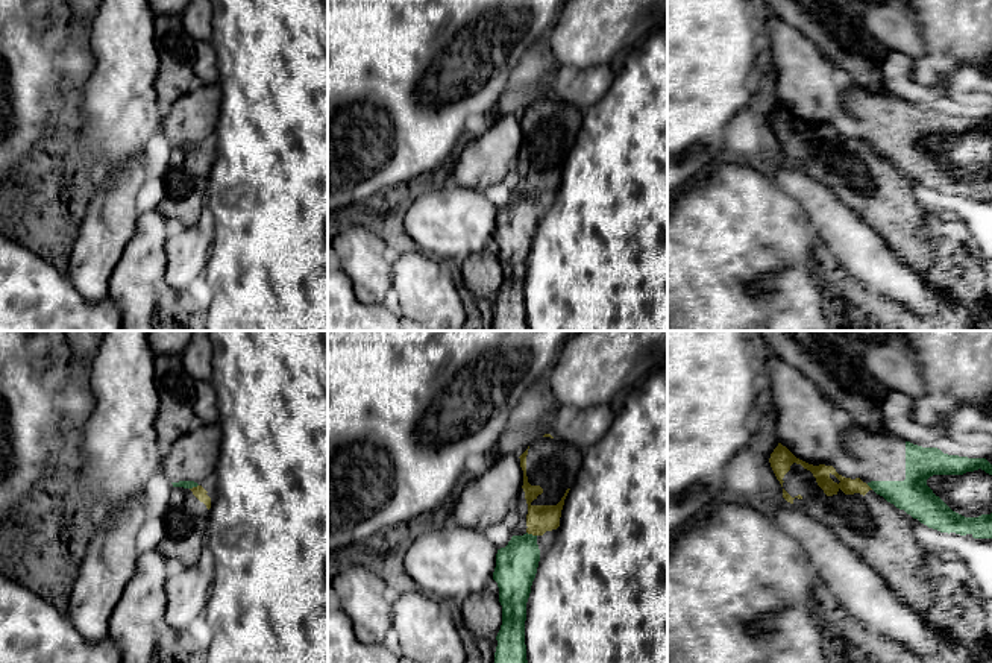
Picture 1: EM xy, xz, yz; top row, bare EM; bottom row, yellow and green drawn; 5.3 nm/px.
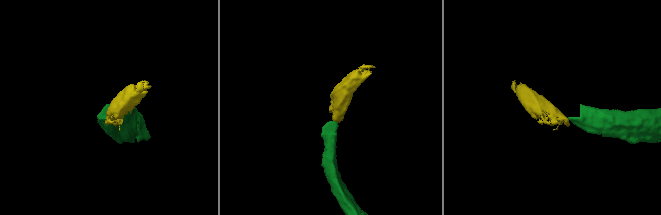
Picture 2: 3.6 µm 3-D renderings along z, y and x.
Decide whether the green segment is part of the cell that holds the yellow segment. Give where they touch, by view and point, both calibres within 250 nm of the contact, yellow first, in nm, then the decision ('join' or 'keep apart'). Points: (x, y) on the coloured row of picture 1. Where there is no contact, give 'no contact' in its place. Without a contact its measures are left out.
contact xz (531, 533); calibres 140 and 220 nm; keep apart

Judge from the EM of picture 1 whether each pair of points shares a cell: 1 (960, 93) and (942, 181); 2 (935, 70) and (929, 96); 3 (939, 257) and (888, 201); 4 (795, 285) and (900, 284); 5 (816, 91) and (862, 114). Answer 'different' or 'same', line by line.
1: different
2: different
3: same
4: different
5: different

